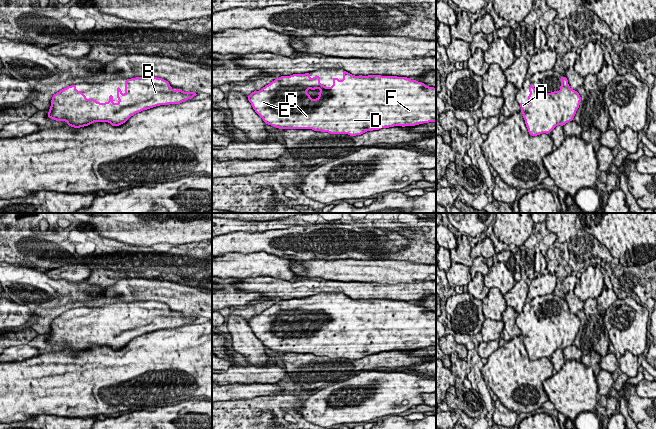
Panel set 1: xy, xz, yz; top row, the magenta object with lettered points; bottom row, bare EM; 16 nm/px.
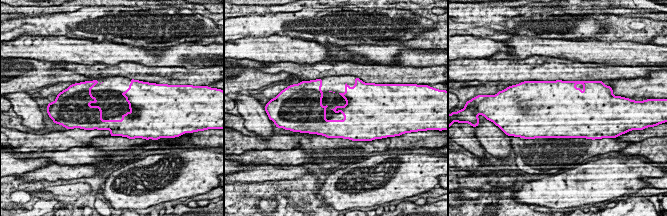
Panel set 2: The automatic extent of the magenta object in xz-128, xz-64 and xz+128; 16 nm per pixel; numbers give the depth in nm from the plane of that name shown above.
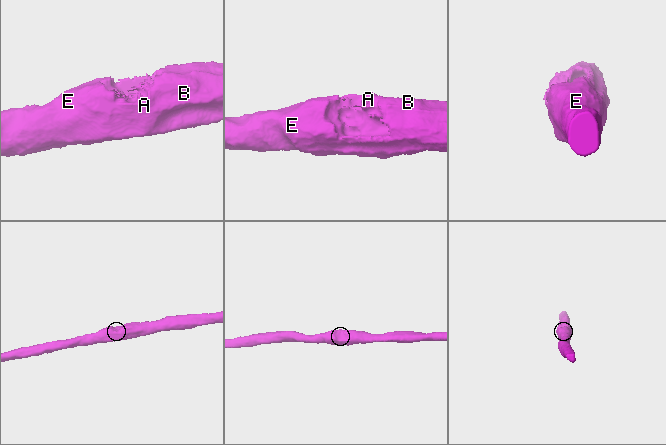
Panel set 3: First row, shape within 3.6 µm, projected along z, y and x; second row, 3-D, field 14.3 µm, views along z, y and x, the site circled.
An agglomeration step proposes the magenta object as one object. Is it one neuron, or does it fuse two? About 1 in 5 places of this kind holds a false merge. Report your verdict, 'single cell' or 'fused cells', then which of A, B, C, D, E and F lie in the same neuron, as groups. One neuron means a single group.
single cell; groups A B C D E F

